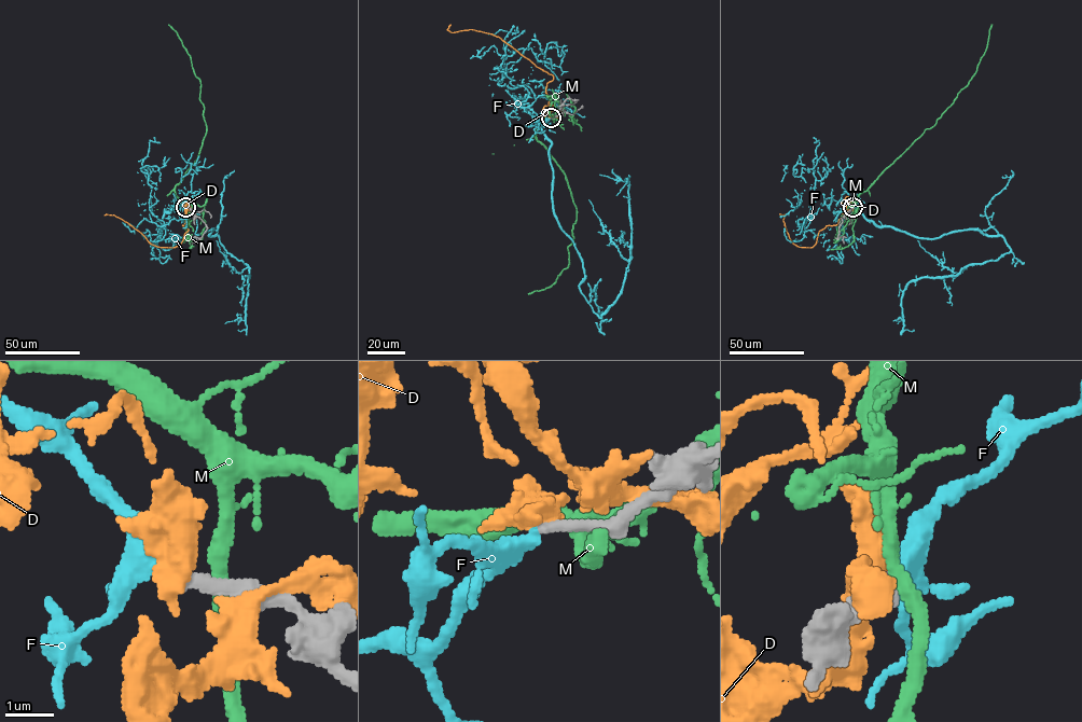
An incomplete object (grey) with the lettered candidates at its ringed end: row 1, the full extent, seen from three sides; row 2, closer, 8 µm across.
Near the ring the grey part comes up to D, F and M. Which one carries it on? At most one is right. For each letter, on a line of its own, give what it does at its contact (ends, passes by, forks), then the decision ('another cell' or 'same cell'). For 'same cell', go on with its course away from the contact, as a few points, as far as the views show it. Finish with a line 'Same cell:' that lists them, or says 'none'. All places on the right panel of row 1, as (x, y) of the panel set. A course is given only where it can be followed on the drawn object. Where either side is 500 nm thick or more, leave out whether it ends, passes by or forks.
D: it passes by; another cell
F: it ends; same cell; course (854, 207), (917, 237), (980, 230), (1010, 250), (955, 275), (912, 279), (901, 306), (903, 329), (913, 330)
M: it passes by; another cell
Same cell: F

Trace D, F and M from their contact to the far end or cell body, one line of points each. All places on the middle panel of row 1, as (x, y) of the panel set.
D: (551, 117), (548, 109), (553, 109), (545, 92), (553, 77), (500, 38), (474, 29), (451, 32), (451, 24)
F: (551, 117), (537, 124), (551, 143), (554, 213), (600, 318), (621, 290), (632, 249), (626, 179), (616, 194)
M: (552, 117), (539, 122), (536, 138), (564, 172), (577, 209), (573, 239), (568, 266), (550, 287), (528, 294)

